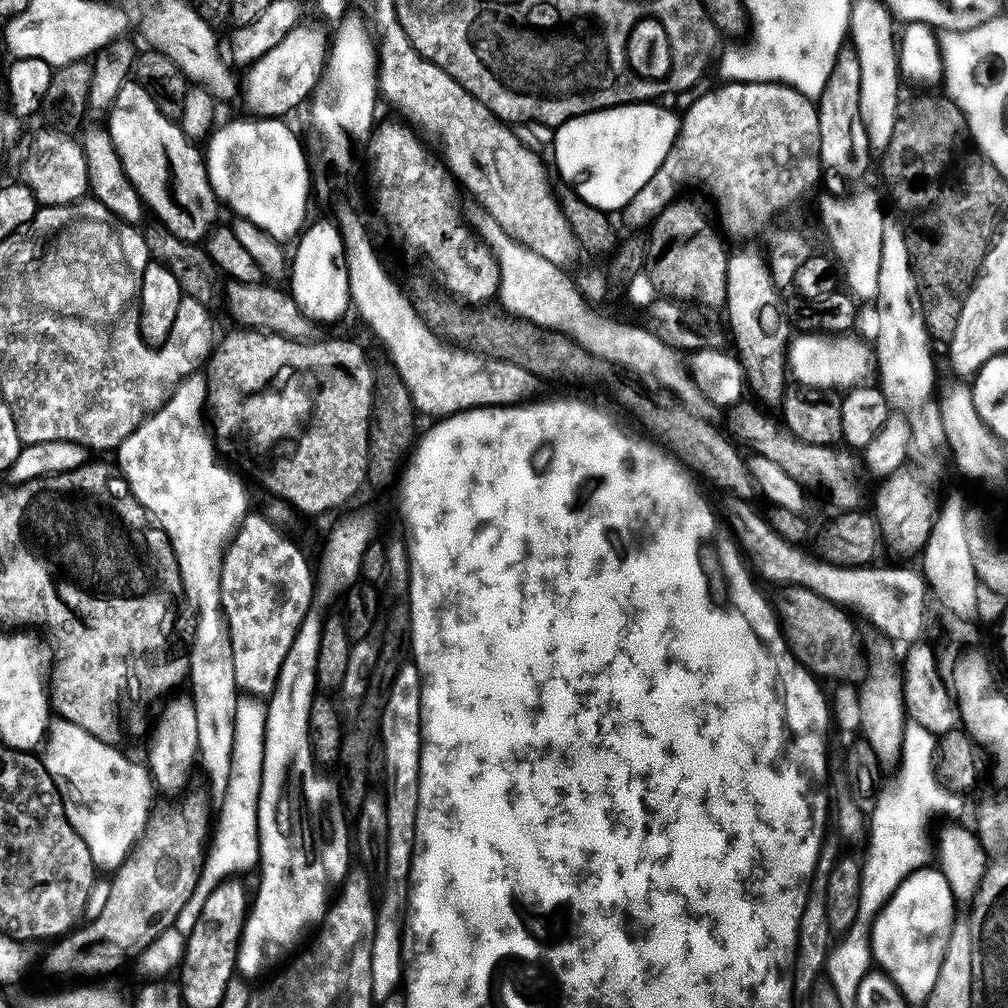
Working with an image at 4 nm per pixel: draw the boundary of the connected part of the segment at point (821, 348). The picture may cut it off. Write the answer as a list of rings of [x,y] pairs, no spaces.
[[[796,334],[786,351],[786,368],[800,388],[814,388],[825,394],[847,394],[865,387],[877,371],[877,353],[870,343],[855,340],[852,334]]]

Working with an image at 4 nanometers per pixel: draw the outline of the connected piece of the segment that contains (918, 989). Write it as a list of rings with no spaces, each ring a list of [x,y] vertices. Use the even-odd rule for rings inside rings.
[[[925,866],[909,877],[894,893],[892,900],[885,905],[884,911],[880,913],[872,927],[872,954],[875,963],[879,971],[895,982],[909,1005],[927,1005],[934,994],[934,988],[938,986],[948,943],[952,937],[952,929],[958,923],[956,902],[958,902],[958,896],[952,892],[951,884],[943,873],[935,867]]]

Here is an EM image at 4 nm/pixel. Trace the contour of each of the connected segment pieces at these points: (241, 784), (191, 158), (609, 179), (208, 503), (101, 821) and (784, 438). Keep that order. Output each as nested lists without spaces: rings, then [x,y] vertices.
[[[241,698],[238,702],[238,714],[234,718],[234,762],[228,793],[222,800],[224,810],[220,822],[220,834],[216,848],[207,853],[206,863],[202,869],[200,888],[205,893],[212,893],[220,884],[239,877],[239,872],[247,868],[255,869],[260,863],[260,831],[258,830],[258,802],[262,794],[262,766],[266,758],[266,726],[268,725],[267,707],[259,699]]]
[[[128,82],[118,94],[116,104],[106,120],[107,131],[112,133],[112,141],[122,158],[122,166],[130,178],[130,182],[138,190],[138,194],[146,205],[147,211],[157,216],[155,218],[178,239],[186,243],[199,245],[212,231],[216,220],[218,201],[216,191],[208,177],[208,165],[195,143],[188,139],[177,121],[166,118],[162,110],[150,98],[150,94],[139,82]]]
[[[649,102],[646,104],[626,104],[623,108],[607,108],[604,112],[591,112],[589,116],[578,116],[573,119],[567,120],[565,124],[561,124],[559,128],[555,129],[554,145],[557,150],[556,165],[560,169],[561,177],[566,181],[571,181],[575,185],[576,192],[589,203],[590,206],[596,207],[598,211],[607,214],[623,213],[628,204],[634,202],[638,194],[641,194],[643,188],[654,178],[662,166],[666,162],[668,155],[671,154],[672,148],[676,145],[676,140],[680,137],[680,127],[682,120],[679,115],[675,116],[668,108],[659,108],[659,103]]]
[[[193,374],[184,381],[183,384],[178,385],[175,392],[168,397],[164,402],[164,406],[159,408],[157,412],[153,412],[151,416],[145,420],[143,426],[138,430],[134,430],[130,434],[130,438],[126,438],[124,445],[118,449],[118,467],[120,469],[120,475],[124,477],[124,481],[130,486],[130,490],[134,494],[134,498],[138,498],[138,502],[141,506],[147,510],[148,515],[152,517],[155,523],[160,525],[160,529],[170,538],[170,542],[174,546],[177,558],[200,558],[202,560],[202,574],[206,574],[210,580],[208,586],[212,586],[214,582],[222,582],[222,576],[216,576],[216,574],[222,574],[222,568],[218,568],[218,564],[224,564],[224,554],[228,551],[228,546],[231,543],[232,537],[240,531],[240,525],[248,519],[250,515],[250,509],[248,509],[248,488],[244,485],[244,480],[236,472],[231,472],[226,465],[220,461],[220,456],[216,453],[217,441],[214,439],[213,429],[204,421],[204,412],[206,416],[206,409],[210,404],[210,389],[208,387],[208,378],[204,374]]]
[[[58,724],[51,729],[50,748],[43,751],[44,765],[66,797],[66,814],[82,842],[90,846],[90,858],[94,858],[97,869],[115,873],[144,840],[153,819],[152,803],[158,797],[158,789],[151,771],[143,763],[135,764],[123,756],[120,748],[98,742],[98,738],[73,724]]]
[[[740,404],[733,409],[734,420],[740,424],[743,436],[755,444],[758,451],[768,460],[768,464],[786,472],[792,480],[801,485],[805,491],[826,492],[831,502],[839,511],[850,513],[859,511],[864,500],[863,461],[858,457],[842,452],[840,448],[814,446],[802,442],[789,432],[778,420],[777,422],[752,406]]]

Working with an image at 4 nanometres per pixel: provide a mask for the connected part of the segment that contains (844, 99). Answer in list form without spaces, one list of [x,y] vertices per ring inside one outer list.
[[[848,46],[840,54],[840,61],[836,63],[836,70],[826,90],[818,101],[820,110],[820,163],[823,169],[840,180],[864,180],[872,168],[874,149],[870,138],[866,134],[866,126],[862,122],[862,66],[858,62],[856,49]]]

